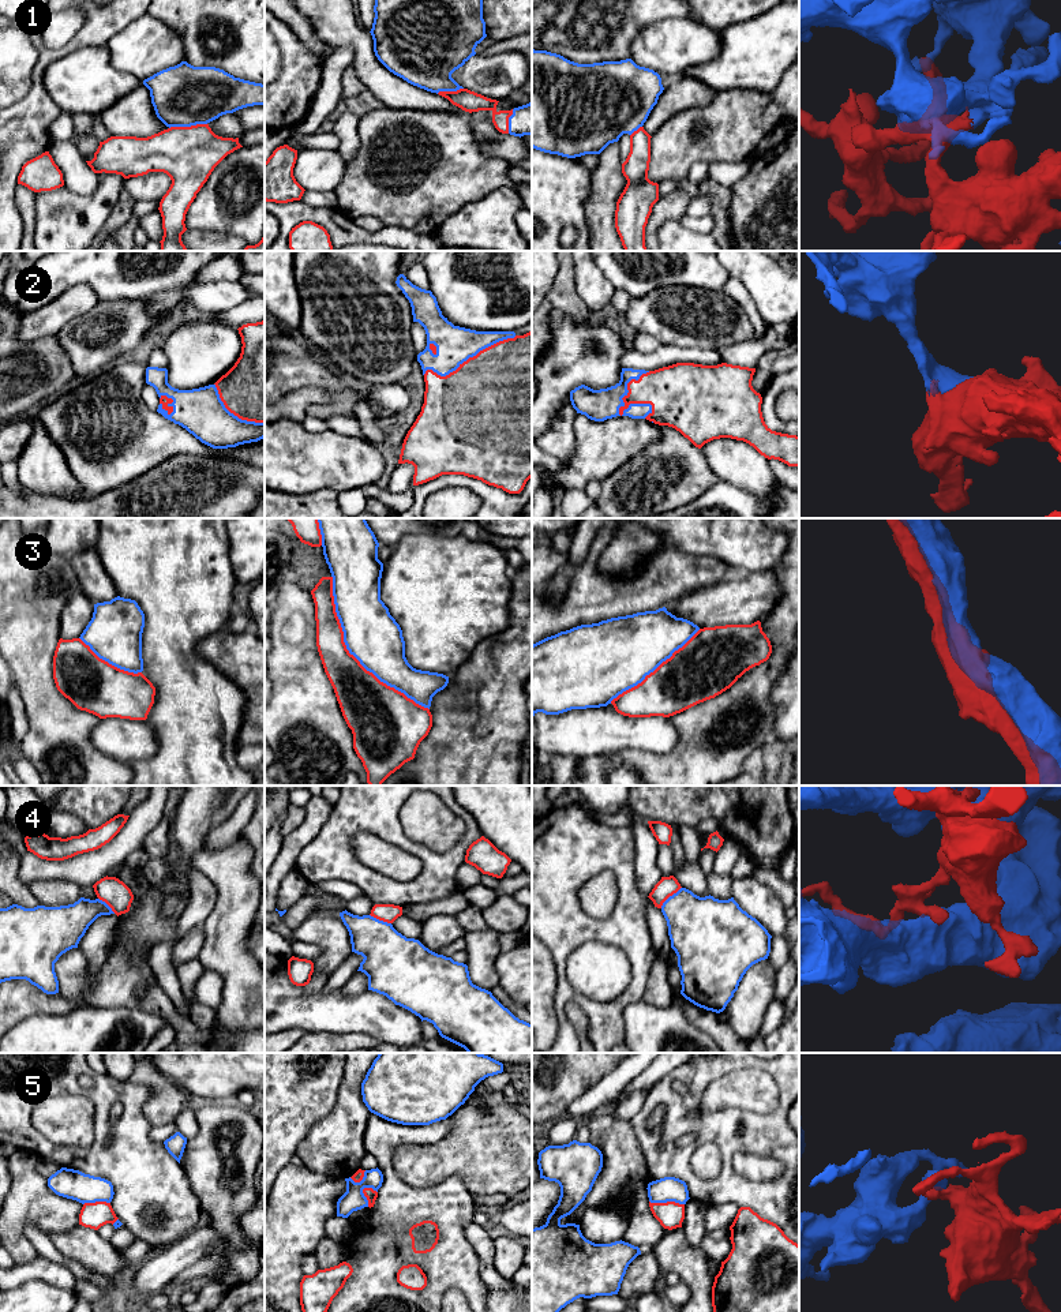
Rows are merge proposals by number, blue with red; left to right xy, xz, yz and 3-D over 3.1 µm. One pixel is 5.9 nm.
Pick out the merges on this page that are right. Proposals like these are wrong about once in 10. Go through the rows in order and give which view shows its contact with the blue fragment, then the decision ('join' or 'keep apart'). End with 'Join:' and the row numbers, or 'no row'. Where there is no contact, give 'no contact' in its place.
1: xy | join
2: yz | join
3: xz | join
4: yz | keep apart
5: yz | keep apart
Join: 1, 2, 3

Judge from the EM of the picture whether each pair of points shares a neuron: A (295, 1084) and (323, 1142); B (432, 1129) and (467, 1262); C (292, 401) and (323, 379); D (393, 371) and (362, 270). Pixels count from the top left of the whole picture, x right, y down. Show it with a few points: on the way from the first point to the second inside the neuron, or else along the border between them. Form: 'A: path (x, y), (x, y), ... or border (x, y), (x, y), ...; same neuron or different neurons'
A: border (336, 1099), (332, 1109), (308, 1132), (296, 1150); different neurons
B: path (390, 1144), (390, 1180), (442, 1219); same neuron
C: border (336, 394), (321, 388), (296, 388), (282, 397); different neurons
D: path (382, 347), (382, 295); same neuron

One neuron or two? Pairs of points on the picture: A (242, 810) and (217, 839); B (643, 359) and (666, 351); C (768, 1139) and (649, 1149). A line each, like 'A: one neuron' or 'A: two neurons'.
A: one neuron
B: one neuron
C: one neuron

